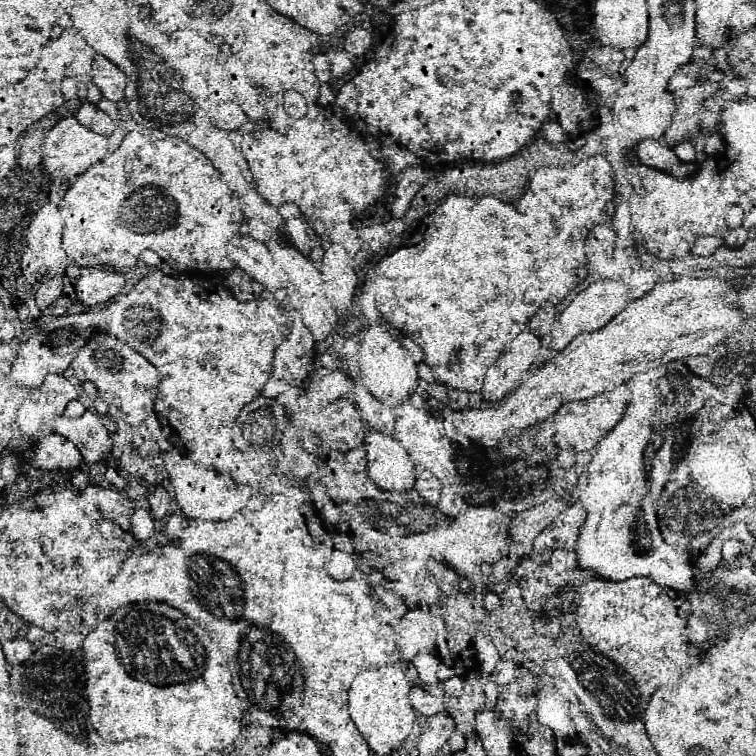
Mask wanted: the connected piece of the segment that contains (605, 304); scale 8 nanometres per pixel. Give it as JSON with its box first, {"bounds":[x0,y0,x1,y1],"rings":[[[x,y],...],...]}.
{"bounds":[552,280,628,354],"rings":[[[602,280],[602,282],[590,284],[586,290],[582,290],[576,298],[573,298],[555,319],[554,328],[552,328],[552,350],[556,354],[560,354],[578,334],[592,332],[592,330],[598,330],[598,328],[606,326],[606,322],[610,322],[610,318],[614,318],[626,304],[628,302],[626,302],[626,298],[622,294],[620,282]]]}

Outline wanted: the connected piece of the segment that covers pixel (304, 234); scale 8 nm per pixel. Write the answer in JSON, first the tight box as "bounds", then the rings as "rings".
{"bounds":[286,218,310,254],"rings":[[[292,218],[286,222],[286,234],[290,234],[290,242],[302,250],[302,254],[310,254],[310,244],[308,244],[308,224],[302,218]]]}

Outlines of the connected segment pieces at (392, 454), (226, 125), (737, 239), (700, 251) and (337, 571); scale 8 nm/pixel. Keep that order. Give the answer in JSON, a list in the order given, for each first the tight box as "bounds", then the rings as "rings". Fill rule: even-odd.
[{"bounds":[366,428,414,490],"rings":[[[368,428],[366,436],[368,450],[368,478],[386,490],[406,490],[414,484],[414,464],[402,444],[380,430]]]},{"bounds":[212,102,246,134],"rings":[[[224,102],[220,104],[216,110],[212,110],[212,122],[214,126],[218,126],[218,130],[230,134],[238,128],[242,128],[246,124],[246,114],[238,104],[232,102]]]},{"bounds":[722,228,746,248],"rings":[[[744,228],[728,230],[726,236],[722,238],[722,244],[728,246],[728,248],[742,248],[744,242],[746,242],[746,230],[744,230]]]},{"bounds":[690,238,720,256],"rings":[[[696,238],[694,240],[694,246],[690,246],[690,254],[694,254],[694,256],[708,256],[714,248],[718,248],[718,244],[720,244],[720,240],[718,238]]]},{"bounds":[326,550,356,580],"rings":[[[336,550],[330,558],[328,558],[328,566],[326,566],[326,572],[332,576],[332,578],[338,578],[338,580],[346,580],[346,578],[352,578],[354,576],[354,570],[356,570],[356,558],[342,552],[342,550]]]}]

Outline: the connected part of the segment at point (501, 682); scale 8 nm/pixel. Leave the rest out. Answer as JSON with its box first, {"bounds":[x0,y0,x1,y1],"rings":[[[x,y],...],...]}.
{"bounds":[490,662,524,688],"rings":[[[500,662],[498,668],[494,670],[494,674],[490,676],[500,688],[508,688],[512,684],[512,680],[518,680],[520,674],[524,674],[524,670],[518,670],[516,666],[512,666],[510,662]]]}

